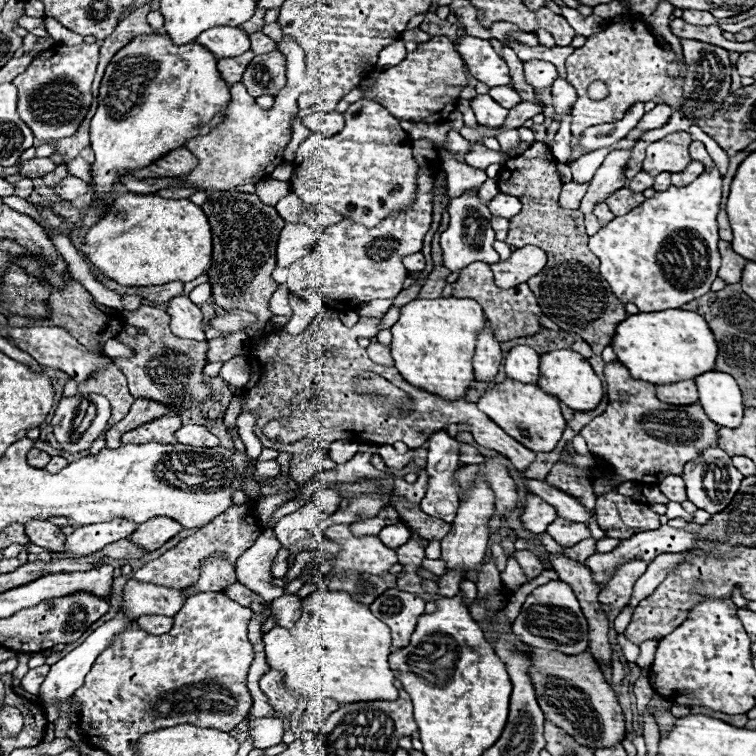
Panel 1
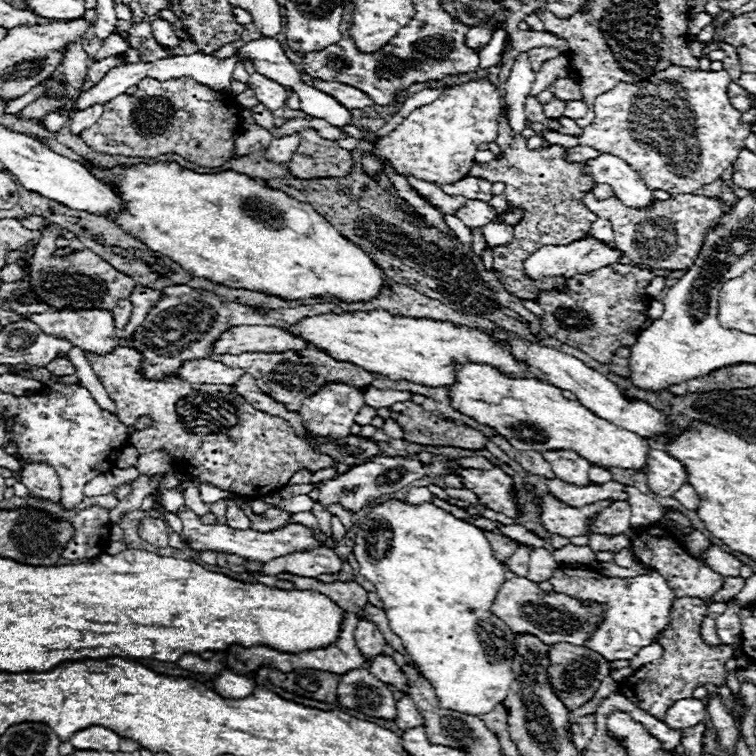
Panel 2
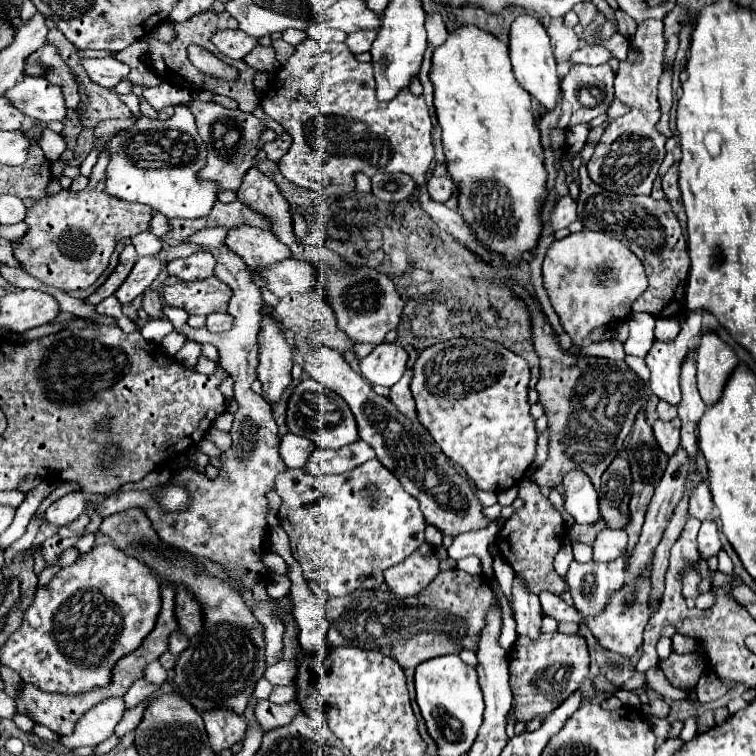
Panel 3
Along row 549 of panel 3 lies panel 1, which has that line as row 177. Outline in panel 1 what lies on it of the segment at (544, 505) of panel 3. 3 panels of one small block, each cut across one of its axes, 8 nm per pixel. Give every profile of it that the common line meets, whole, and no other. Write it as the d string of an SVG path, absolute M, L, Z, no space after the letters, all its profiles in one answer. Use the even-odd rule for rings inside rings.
M534 142L524 154L510 158L496 180L500 192L516 196L522 202L520 214L510 220L506 242L510 246L532 244L548 254L544 270L528 280L542 312L556 324L564 322L564 326L560 326L562 330L582 336L594 354L602 354L602 350L610 346L616 326L626 318L626 310L614 296L610 284L600 276L598 258L588 250L584 214L558 206L562 180L556 170L556 158L544 143Z

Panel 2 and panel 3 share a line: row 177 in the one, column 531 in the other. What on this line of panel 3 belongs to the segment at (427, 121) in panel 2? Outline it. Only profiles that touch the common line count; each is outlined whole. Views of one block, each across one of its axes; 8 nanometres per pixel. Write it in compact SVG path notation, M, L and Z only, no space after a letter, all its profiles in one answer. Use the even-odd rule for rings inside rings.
M460 338L440 342L422 350L420 358L414 364L410 390L416 400L418 420L424 424L424 428L430 432L442 452L456 460L480 490L504 492L524 478L536 458L538 430L536 420L530 414L528 382L530 366L522 356L492 340Z

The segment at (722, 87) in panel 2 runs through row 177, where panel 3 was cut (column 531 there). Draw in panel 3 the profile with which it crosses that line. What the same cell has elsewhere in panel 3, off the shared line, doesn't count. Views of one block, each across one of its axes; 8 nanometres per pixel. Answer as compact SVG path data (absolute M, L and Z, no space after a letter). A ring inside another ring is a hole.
M540 632L538 640L526 638L526 644L520 638L508 656L510 684L516 702L516 708L508 716L512 716L516 722L530 722L534 718L544 720L572 692L580 688L580 684L588 676L588 664L590 664L588 646L582 636L566 636L562 632L552 634Z

